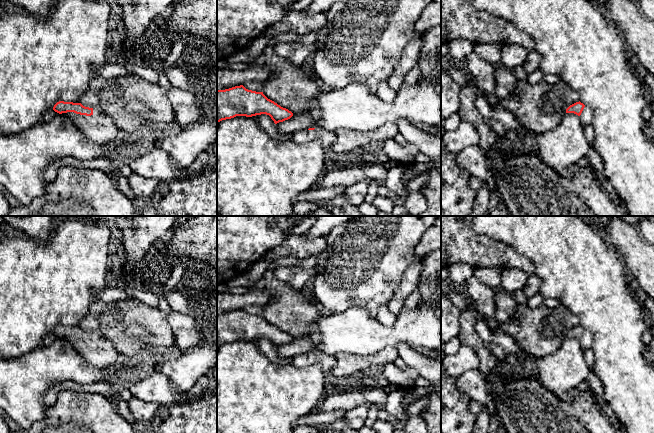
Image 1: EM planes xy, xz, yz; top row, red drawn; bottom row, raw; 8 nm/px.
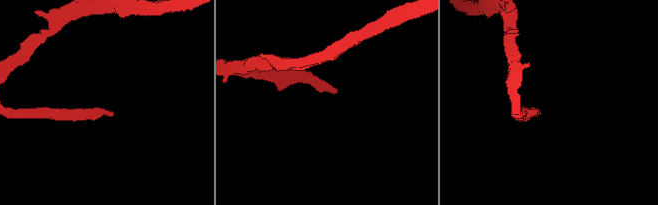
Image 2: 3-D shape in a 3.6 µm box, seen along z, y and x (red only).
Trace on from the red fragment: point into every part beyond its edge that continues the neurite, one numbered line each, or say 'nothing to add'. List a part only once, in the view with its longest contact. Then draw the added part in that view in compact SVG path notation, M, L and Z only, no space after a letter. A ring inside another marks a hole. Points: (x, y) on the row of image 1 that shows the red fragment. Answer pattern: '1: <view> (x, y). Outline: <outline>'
1: xy (99, 127). Outline: M93 109L91 116L80 115L74 112L64 113L80 128L80 130L93 142L106 144L119 142L119 129L112 120L112 116Z

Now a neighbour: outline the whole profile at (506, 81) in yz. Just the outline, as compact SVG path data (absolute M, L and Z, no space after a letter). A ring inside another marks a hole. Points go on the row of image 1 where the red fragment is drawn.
M501 64L495 66L495 80L494 98L506 99L515 92L518 79L513 71L508 70Z

